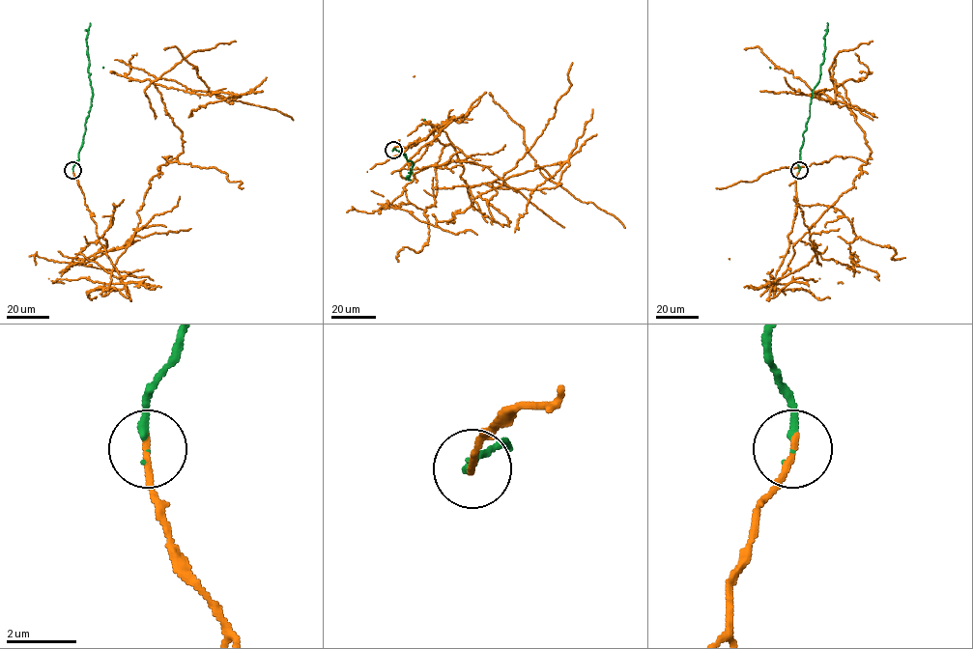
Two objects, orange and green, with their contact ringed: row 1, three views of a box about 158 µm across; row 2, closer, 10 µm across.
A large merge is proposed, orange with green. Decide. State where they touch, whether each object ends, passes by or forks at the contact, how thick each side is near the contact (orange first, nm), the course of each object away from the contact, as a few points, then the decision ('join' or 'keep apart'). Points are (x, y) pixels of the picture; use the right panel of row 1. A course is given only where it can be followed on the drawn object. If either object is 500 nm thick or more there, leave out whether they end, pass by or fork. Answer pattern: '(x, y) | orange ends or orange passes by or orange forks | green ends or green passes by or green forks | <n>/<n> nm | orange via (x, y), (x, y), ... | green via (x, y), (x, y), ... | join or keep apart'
(799, 170) | orange ends | green ends | 200/190 nm | orange via (799, 170), (769, 300), (793, 245), (870, 157), (843, 86), (810, 95), (835, 100), (834, 59), (872, 42) | green via (799, 170), (803, 133), (810, 116), (813, 92), (819, 78), (823, 61), (827, 23) | keep apart

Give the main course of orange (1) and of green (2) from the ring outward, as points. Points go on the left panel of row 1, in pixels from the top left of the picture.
1: (72, 170), (130, 300), (105, 295), (113, 267), (183, 152), (156, 86), (241, 97), (160, 78), (236, 42)
2: (72, 170), (78, 159), (91, 105), (86, 38), (90, 23)

